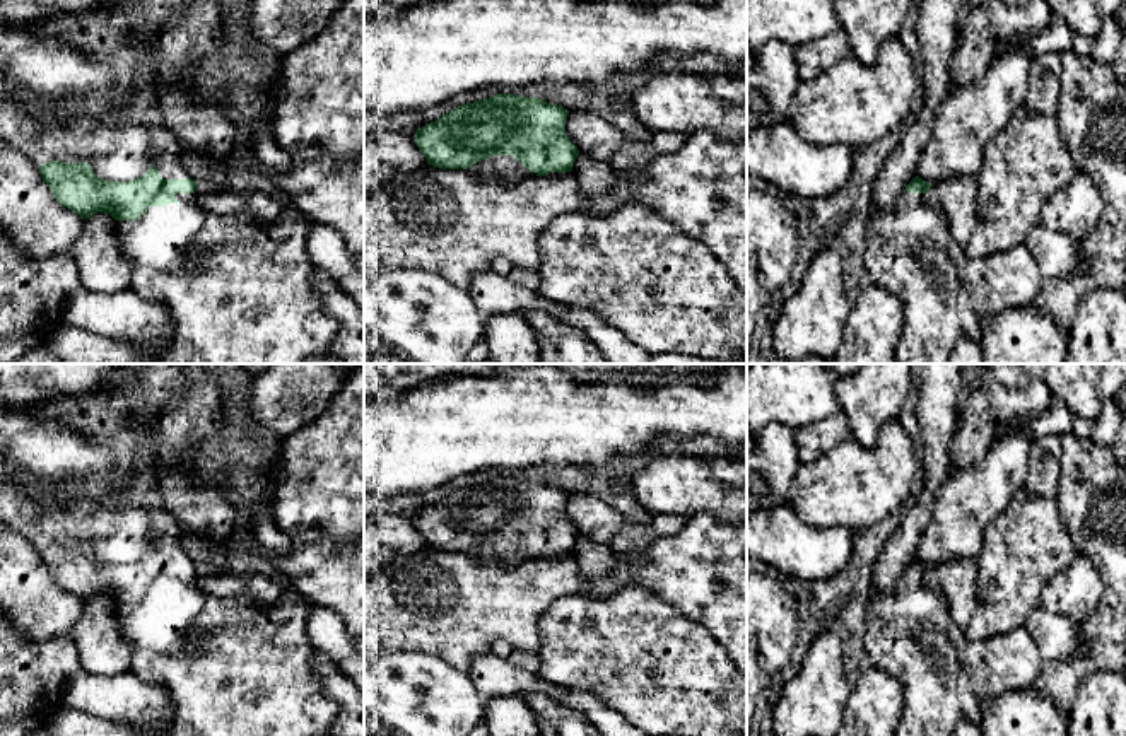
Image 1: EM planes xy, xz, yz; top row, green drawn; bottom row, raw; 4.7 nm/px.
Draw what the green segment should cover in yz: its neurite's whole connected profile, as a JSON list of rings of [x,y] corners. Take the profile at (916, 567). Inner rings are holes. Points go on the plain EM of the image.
[[[916,558],[900,575],[892,593],[885,593],[875,586],[870,589],[865,616],[865,652],[875,668],[887,671],[899,681],[904,695],[894,736],[950,736],[953,727],[962,721],[977,724],[981,719],[979,704],[984,697],[1001,695],[1008,688],[1030,686],[1042,664],[1035,642],[1025,627],[986,640],[969,642],[964,628],[952,620],[948,603],[938,584],[931,586],[926,582],[924,575],[931,569],[931,565]]]

